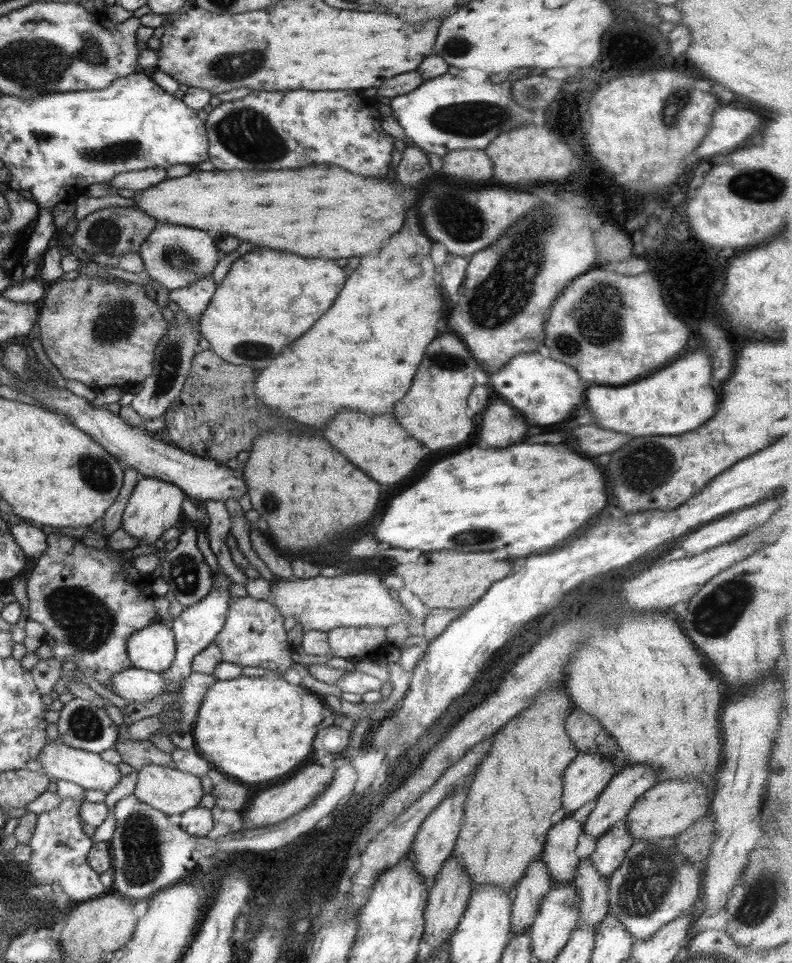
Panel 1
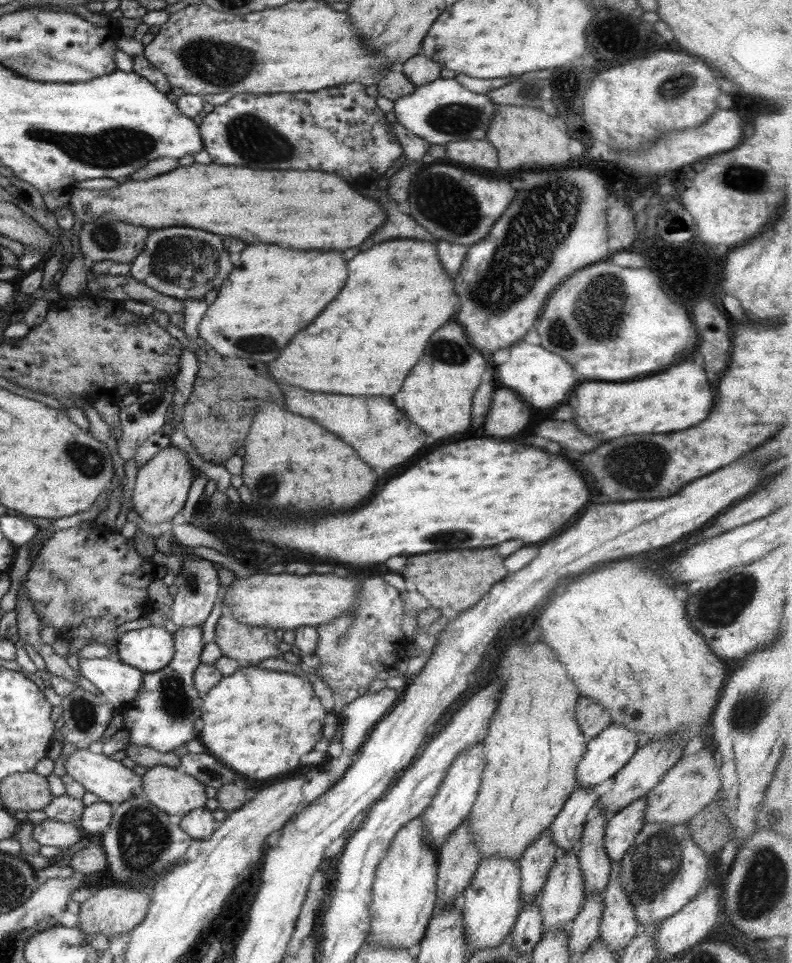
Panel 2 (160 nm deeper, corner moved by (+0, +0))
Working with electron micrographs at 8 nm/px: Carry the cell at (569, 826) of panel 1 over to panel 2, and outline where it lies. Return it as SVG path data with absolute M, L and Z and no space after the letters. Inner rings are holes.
M577 786L549 826L550 838L564 851L578 844L588 812L594 806L599 806L600 797L592 789Z

